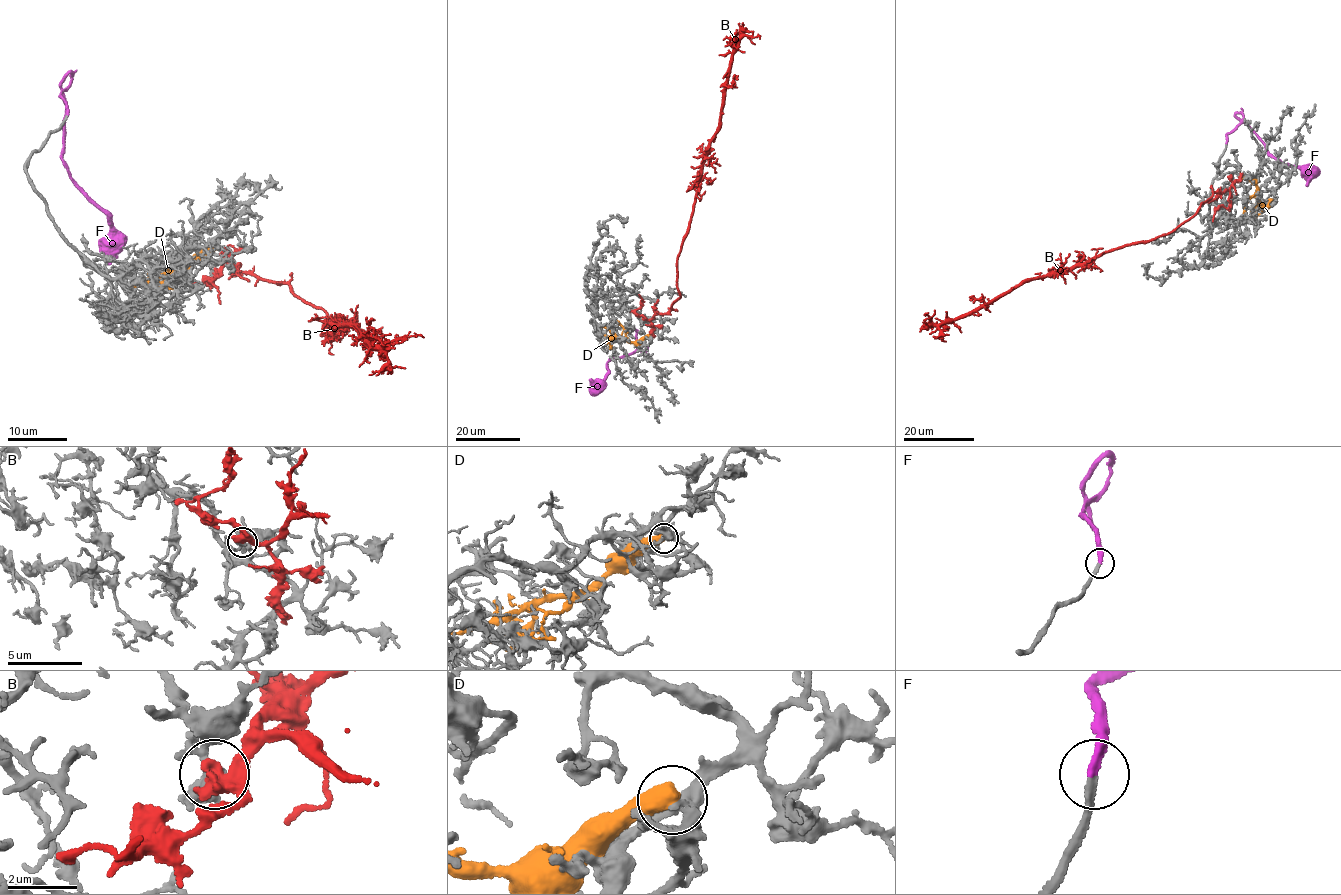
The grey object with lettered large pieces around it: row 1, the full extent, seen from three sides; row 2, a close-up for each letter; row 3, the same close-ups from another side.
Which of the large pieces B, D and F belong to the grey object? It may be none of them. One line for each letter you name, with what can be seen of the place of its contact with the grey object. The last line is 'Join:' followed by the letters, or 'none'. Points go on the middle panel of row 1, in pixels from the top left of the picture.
F: (634, 328)
Join: F

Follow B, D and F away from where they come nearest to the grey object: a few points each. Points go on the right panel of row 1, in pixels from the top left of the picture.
B: (1231, 194), (1226, 189), (1214, 191), (1189, 219), (1166, 234), (1034, 277), (953, 320), (932, 323), (928, 313)
D: (1242, 176), (1257, 187), (1254, 214), (1260, 214)
F: (1226, 143), (1227, 134), (1243, 120), (1240, 113), (1236, 116), (1268, 153), (1301, 170), (1307, 186)

